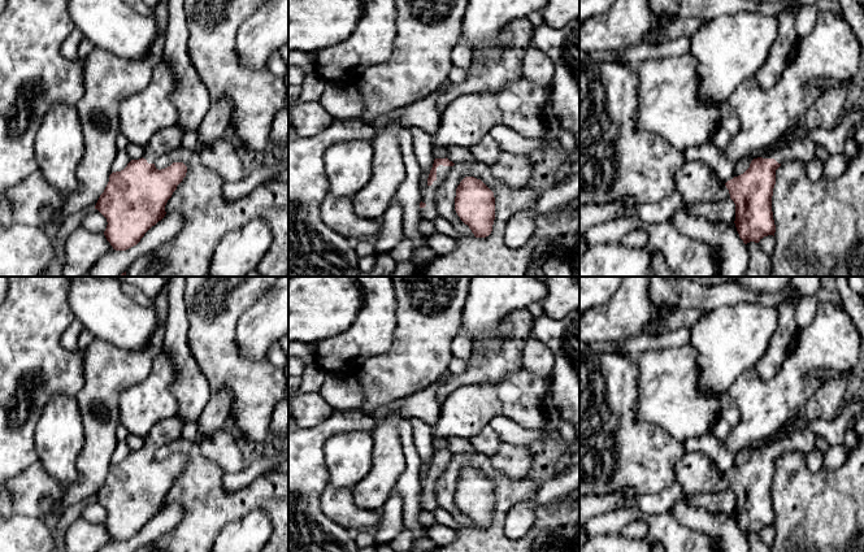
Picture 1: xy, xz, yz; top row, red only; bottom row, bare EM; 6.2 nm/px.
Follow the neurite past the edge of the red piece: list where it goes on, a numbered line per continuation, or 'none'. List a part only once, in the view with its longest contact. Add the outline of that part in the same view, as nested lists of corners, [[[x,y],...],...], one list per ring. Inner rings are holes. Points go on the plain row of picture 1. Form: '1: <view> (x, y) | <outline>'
1: xz (428, 483) | [[[439,456],[437,458],[437,470],[433,473],[433,475],[421,478],[421,492],[426,495],[425,499],[420,500],[422,509],[434,512],[437,508],[439,508],[439,503],[435,496],[435,486],[451,461],[452,457]]]

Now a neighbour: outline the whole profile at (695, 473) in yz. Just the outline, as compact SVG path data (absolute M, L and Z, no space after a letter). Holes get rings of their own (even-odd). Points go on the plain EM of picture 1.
M689 452L676 465L676 483L683 490L685 497L704 492L730 490L725 473L704 453Z

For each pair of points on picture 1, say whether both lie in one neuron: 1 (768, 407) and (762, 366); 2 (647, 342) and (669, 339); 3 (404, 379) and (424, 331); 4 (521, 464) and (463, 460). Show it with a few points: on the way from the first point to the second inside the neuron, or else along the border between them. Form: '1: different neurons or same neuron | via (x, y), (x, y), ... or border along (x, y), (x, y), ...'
1: different neurons | border along (786, 359), (767, 379), (754, 369)
2: same neuron | via (652, 342), (664, 342)
3: same neuron | via (411, 368), (421, 352), (421, 343)
4: different neurons | border along (490, 459), (490, 463), (496, 469), (517, 479)

